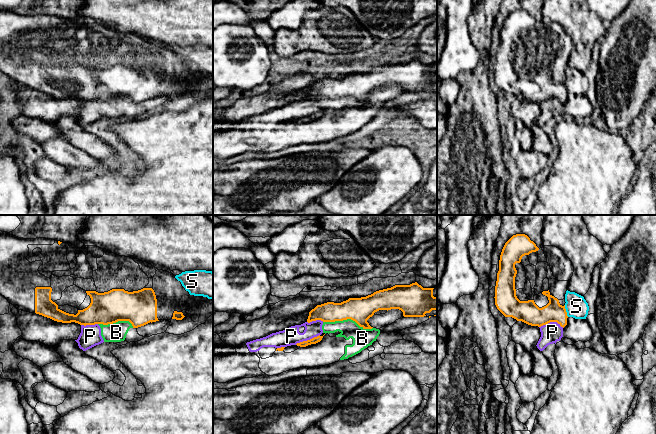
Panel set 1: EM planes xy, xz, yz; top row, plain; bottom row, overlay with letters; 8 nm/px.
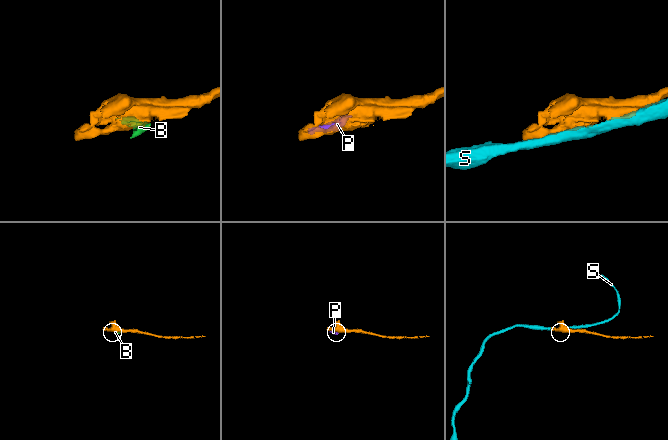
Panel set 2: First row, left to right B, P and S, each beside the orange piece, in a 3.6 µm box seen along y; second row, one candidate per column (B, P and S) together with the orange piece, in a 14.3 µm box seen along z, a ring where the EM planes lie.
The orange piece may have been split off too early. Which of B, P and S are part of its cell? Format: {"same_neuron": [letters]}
{"same_neuron": []}

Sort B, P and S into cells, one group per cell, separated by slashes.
B P / S

